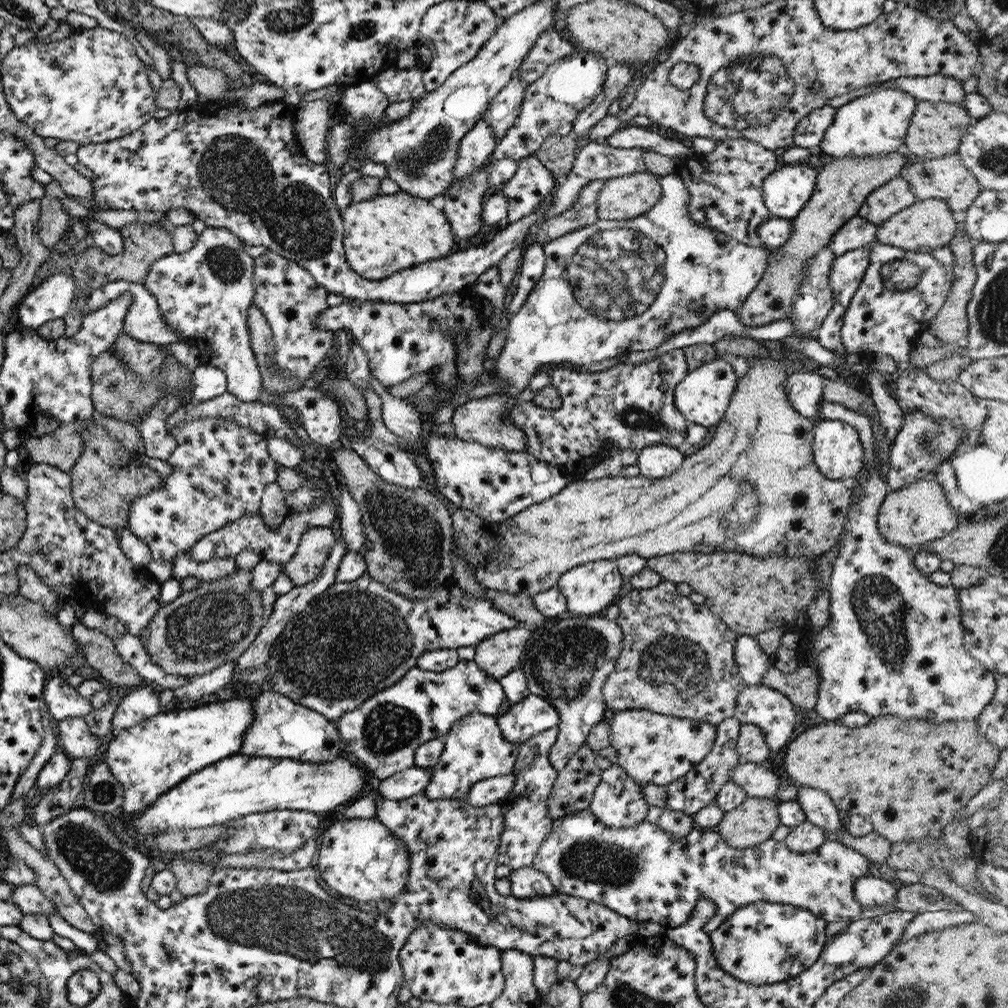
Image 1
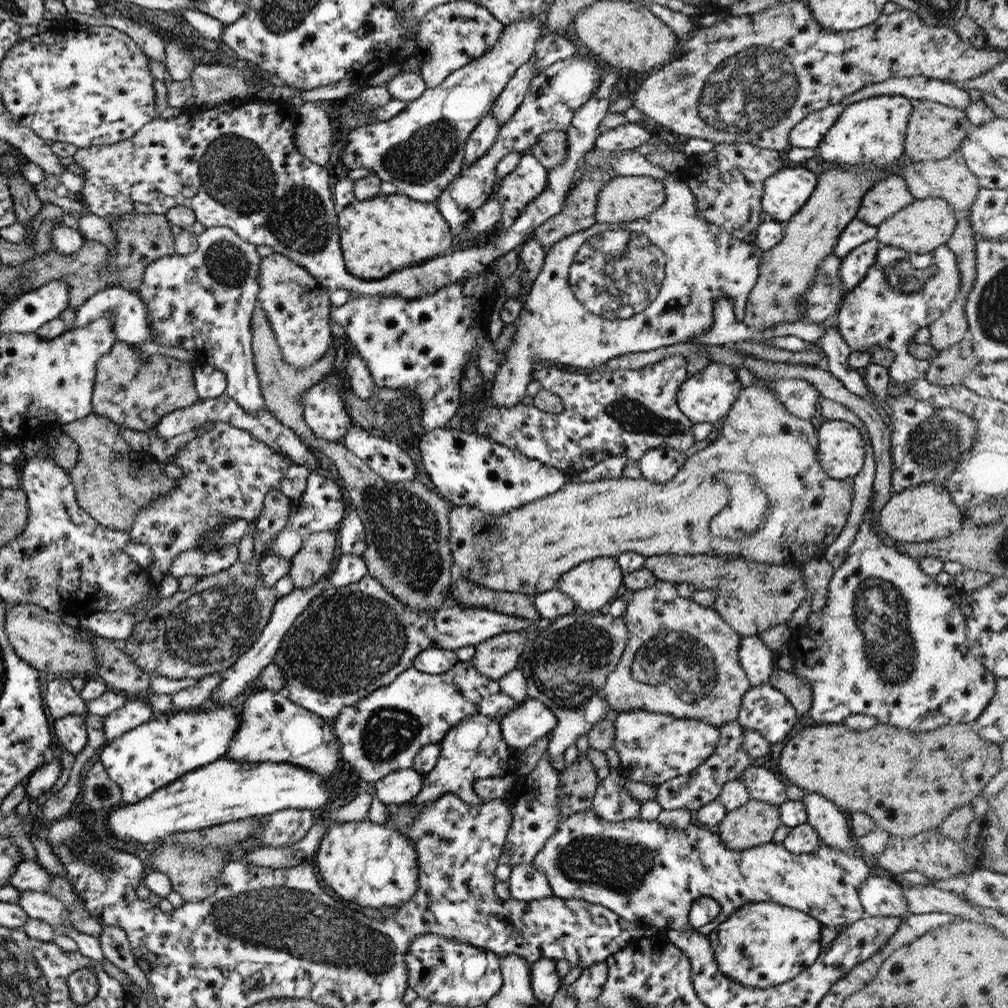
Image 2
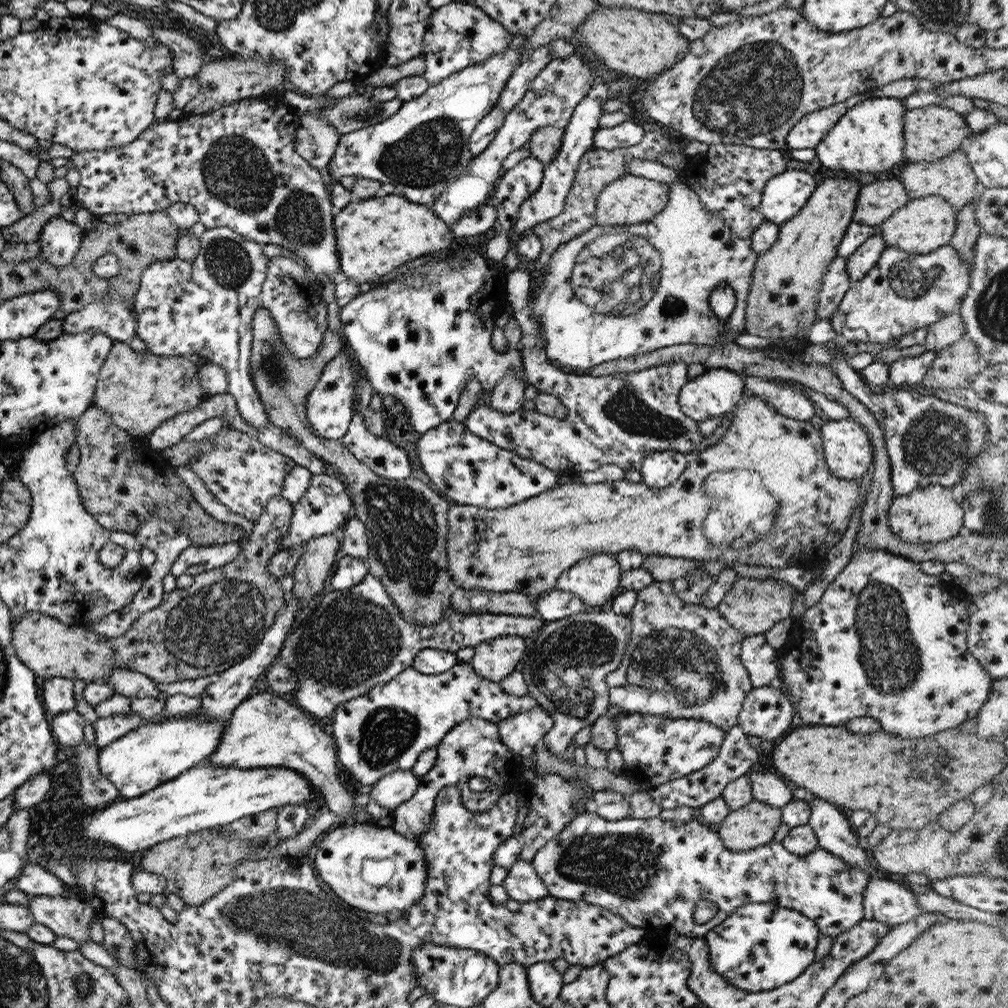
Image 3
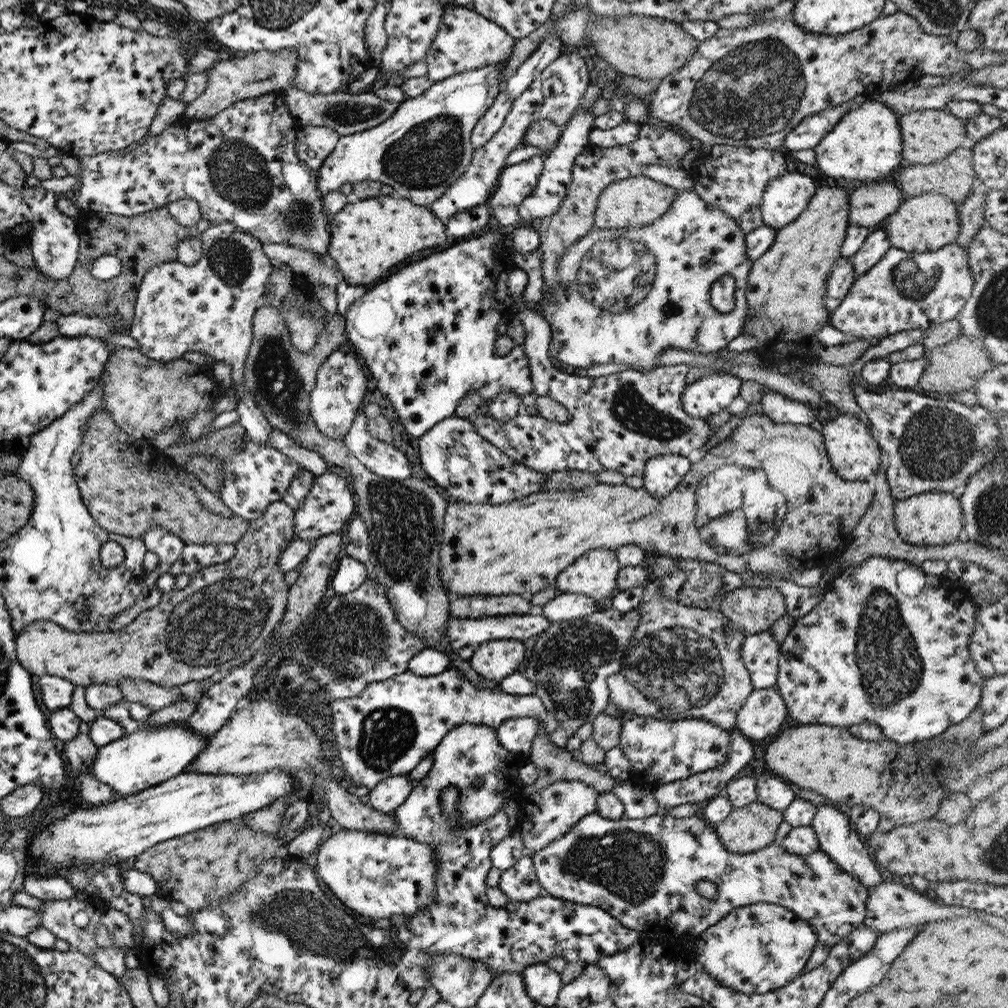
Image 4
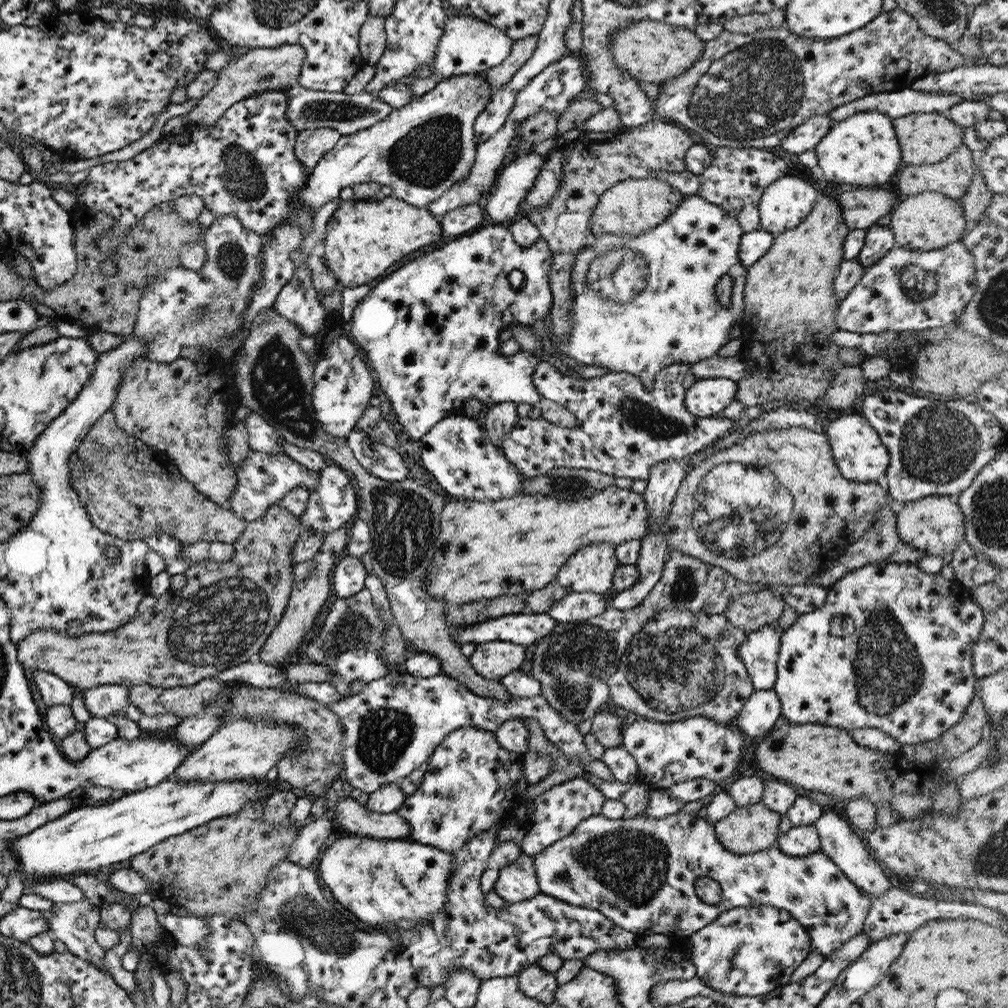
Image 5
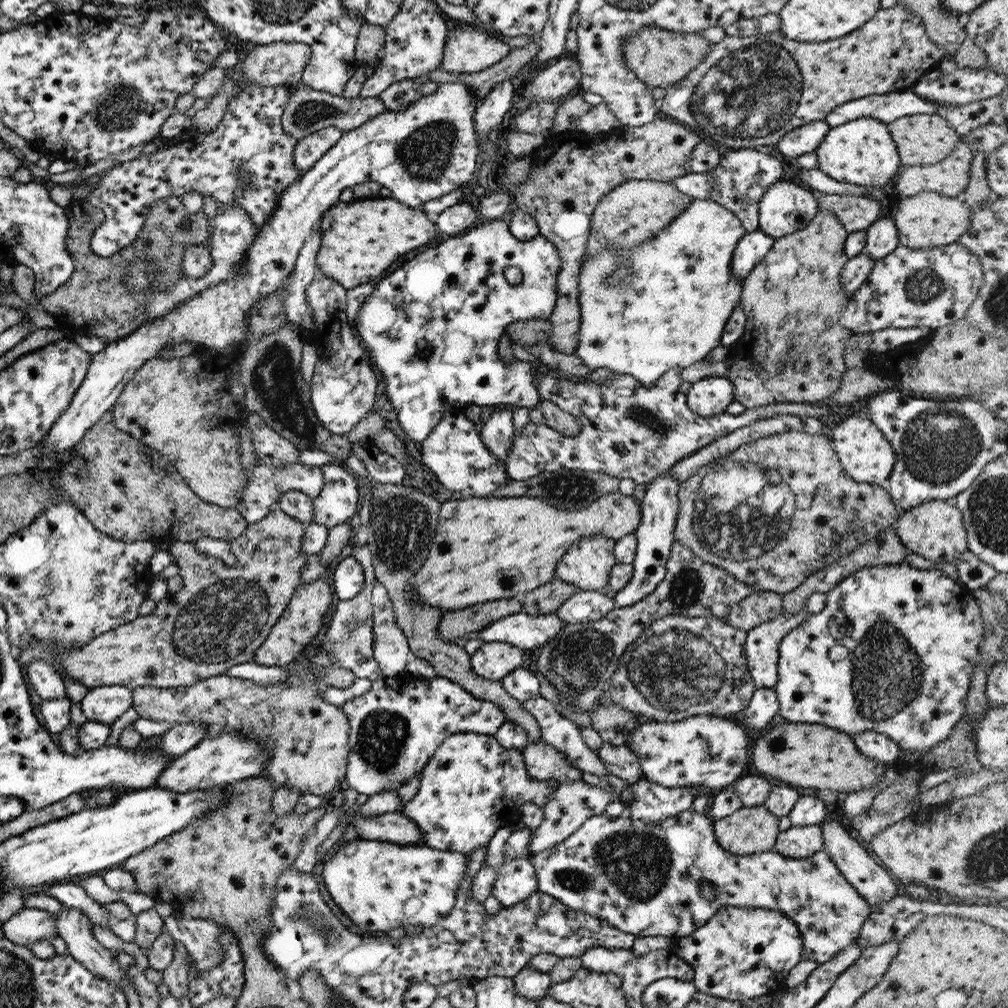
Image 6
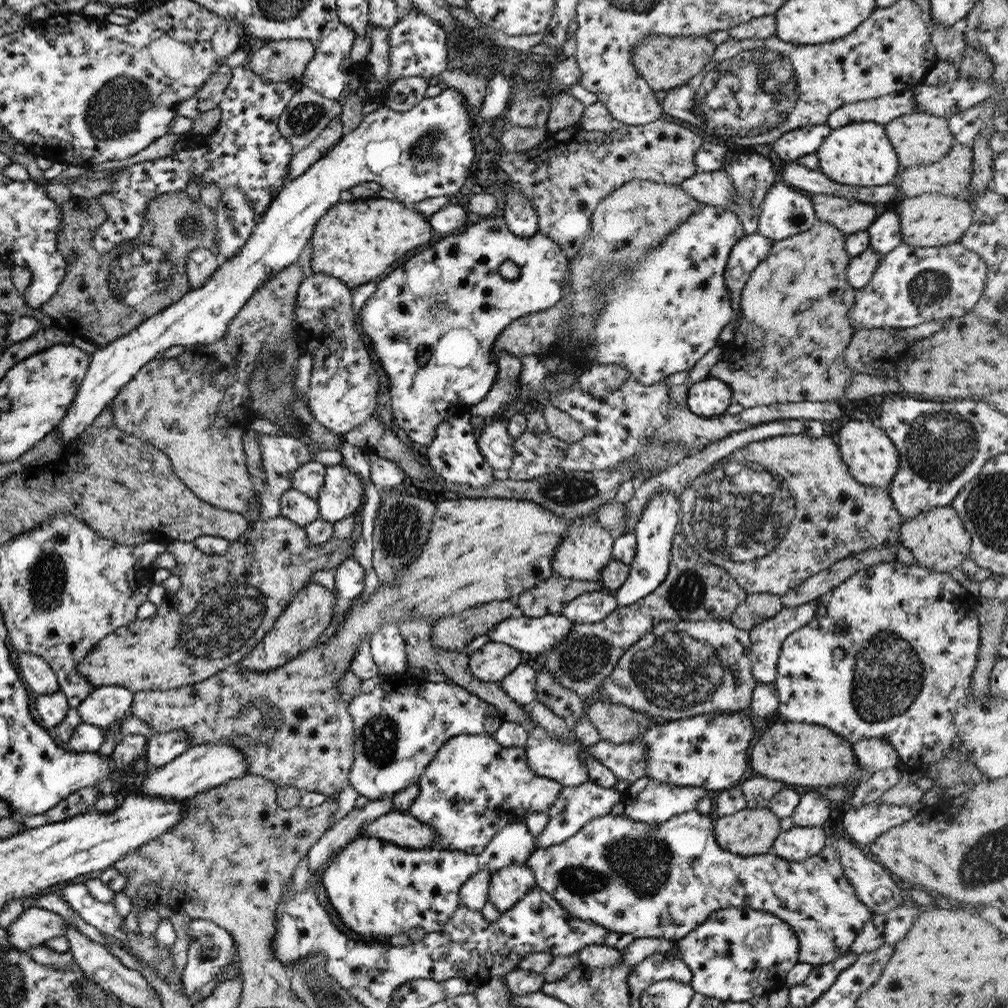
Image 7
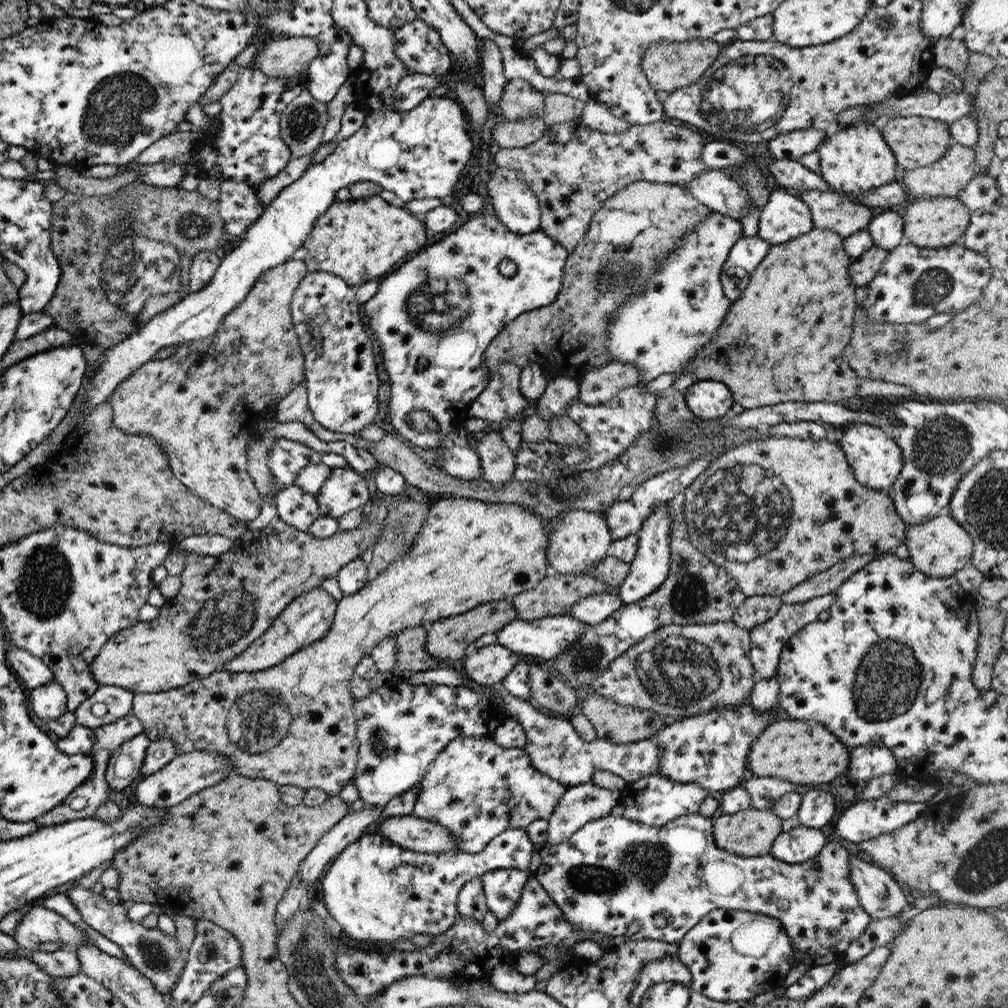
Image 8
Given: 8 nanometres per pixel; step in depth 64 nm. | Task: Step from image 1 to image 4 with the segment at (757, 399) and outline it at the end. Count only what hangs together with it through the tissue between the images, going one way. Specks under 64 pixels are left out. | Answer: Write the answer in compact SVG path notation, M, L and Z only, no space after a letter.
M759 410L754 414L745 415L743 419L739 420L739 425L731 432L731 435L703 454L700 461L691 463L689 470L681 477L681 481L662 498L650 496L642 487L633 488L626 485L612 486L597 483L592 487L585 487L584 490L539 491L501 505L473 505L448 501L443 515L444 526L438 555L440 568L437 570L437 575L439 575L441 587L445 587L445 592L450 599L459 595L518 594L528 597L554 583L561 570L588 551L604 549L616 552L626 545L633 544L641 550L654 551L657 555L672 559L710 562L723 567L726 571L734 571L739 574L750 571L752 575L766 577L770 573L785 578L789 573L803 572L803 570L813 567L824 566L827 558L835 553L843 553L848 546L854 526L859 523L871 500L872 487L868 481L847 481L835 474L835 470L831 468L831 462L827 458L820 432L810 425L773 423Z

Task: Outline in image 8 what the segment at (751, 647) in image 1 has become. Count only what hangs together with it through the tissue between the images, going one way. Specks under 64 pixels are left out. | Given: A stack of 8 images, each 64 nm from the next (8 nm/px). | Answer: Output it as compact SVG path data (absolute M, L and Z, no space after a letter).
M829 592L823 596L817 596L807 602L799 604L782 604L777 612L766 622L751 628L748 631L750 640L749 660L752 664L755 677L767 680L776 674L777 663L781 654L781 649L786 645L786 640L796 634L803 626L817 620L817 614L823 610L829 610L829 605L833 601L834 592Z

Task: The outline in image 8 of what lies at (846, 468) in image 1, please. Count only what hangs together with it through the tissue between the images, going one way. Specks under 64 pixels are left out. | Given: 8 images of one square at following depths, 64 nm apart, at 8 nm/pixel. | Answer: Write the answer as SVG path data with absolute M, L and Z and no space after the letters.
M851 422L841 429L842 437L838 441L838 446L845 454L845 460L849 462L855 481L869 490L887 494L903 467L903 454L899 446L887 430L869 423Z

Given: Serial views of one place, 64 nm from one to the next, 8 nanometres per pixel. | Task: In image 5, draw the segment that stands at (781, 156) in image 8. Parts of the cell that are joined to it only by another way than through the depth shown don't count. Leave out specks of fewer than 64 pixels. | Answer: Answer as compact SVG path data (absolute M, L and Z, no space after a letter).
M828 112L824 115L807 117L803 123L784 136L780 146L790 155L797 155L807 150L814 151L815 146L834 123Z

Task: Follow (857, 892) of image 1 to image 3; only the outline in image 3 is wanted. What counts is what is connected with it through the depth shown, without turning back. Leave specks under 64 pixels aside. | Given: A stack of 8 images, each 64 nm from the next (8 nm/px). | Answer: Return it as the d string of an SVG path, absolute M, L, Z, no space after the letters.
M886 876L869 878L863 887L861 899L865 919L873 919L889 926L895 926L913 917L927 913L915 902L911 887L901 879Z

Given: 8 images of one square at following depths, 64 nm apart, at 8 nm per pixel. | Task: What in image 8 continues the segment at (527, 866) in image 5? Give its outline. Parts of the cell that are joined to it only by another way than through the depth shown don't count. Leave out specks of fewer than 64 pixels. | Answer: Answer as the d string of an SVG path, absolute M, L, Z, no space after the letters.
M504 868L489 870L479 877L483 885L486 909L499 922L513 911L525 882L532 876L528 870Z

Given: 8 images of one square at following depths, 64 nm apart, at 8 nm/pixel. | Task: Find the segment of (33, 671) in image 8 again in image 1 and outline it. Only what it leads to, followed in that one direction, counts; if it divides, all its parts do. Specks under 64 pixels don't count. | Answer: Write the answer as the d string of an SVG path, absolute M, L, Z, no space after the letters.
M53 673L43 689L43 702L55 721L67 718L84 718L91 710L89 699L83 698L64 677Z

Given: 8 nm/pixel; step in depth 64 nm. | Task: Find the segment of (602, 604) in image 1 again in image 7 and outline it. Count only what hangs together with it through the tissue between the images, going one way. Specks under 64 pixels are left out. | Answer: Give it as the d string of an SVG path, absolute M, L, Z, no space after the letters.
M577 516L571 520L568 534L563 536L560 546L552 559L552 572L556 577L572 580L600 582L599 572L612 560L612 542L614 538L600 525L592 522L592 517Z

